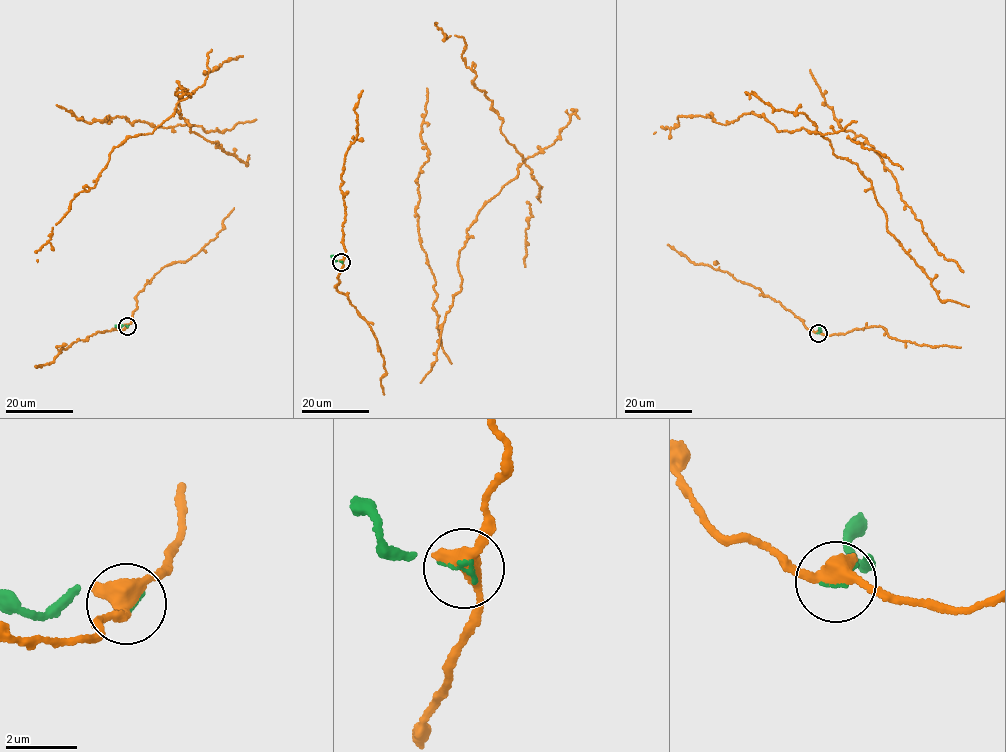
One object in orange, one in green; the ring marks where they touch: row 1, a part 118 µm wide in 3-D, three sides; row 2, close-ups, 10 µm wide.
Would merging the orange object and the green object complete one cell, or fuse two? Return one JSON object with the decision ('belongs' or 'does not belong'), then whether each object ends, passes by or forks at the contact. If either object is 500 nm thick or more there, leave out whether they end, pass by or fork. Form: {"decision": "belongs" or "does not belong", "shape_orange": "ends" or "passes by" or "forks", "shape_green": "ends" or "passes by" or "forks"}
{"decision": "belongs", "shape_orange": "passes by", "shape_green": "ends"}

